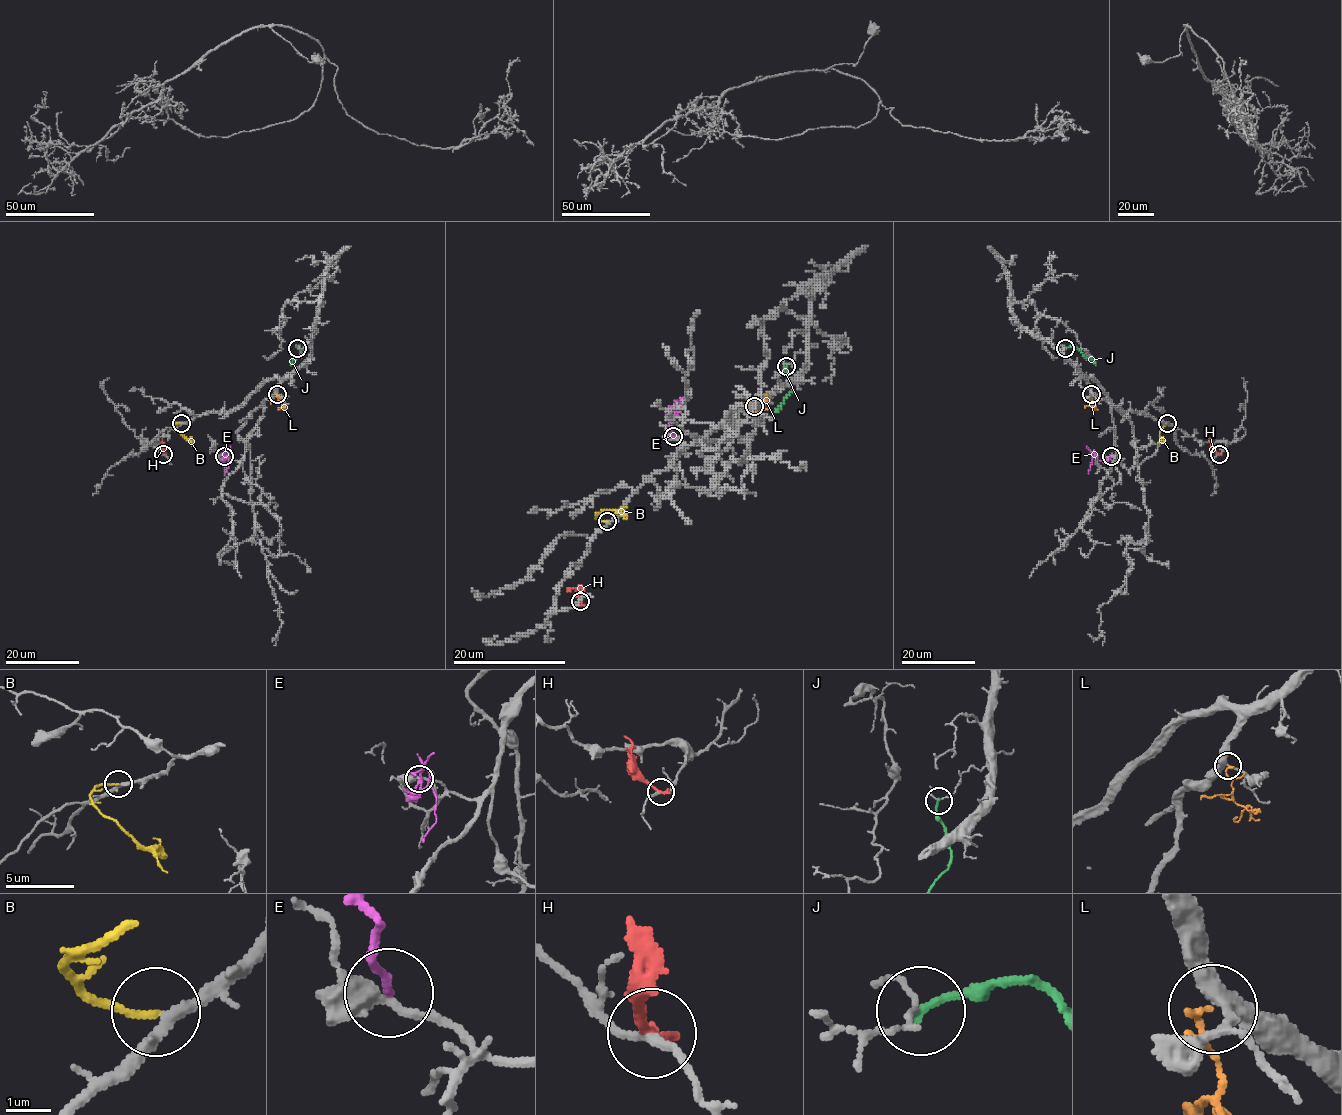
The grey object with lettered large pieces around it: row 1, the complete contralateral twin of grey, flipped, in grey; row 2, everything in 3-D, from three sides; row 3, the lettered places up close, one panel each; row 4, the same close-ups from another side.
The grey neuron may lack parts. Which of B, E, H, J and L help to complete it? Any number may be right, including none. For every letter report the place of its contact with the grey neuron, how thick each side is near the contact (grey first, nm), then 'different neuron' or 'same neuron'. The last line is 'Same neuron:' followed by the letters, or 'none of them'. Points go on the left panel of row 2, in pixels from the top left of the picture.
B: contact (181, 423); calibres 240 and 160 nm; same neuron
E: contact (224, 456); calibres 360 and 160 nm; different neuron
H: contact (163, 454); calibres 170 and 260 nm; different neuron
J: contact (297, 348); calibres 90 and 180 nm; different neuron
L: contact (277, 394); calibres 360 and 120 nm; different neuron
Same neuron: B

